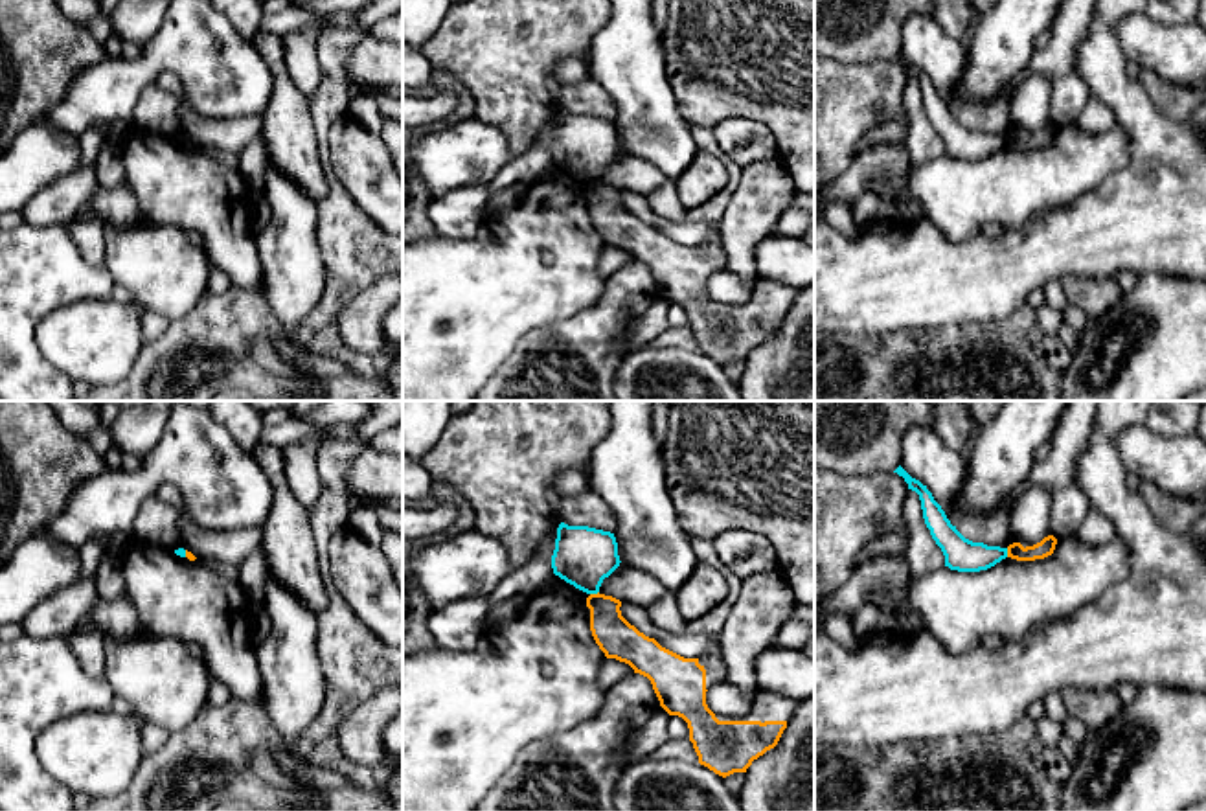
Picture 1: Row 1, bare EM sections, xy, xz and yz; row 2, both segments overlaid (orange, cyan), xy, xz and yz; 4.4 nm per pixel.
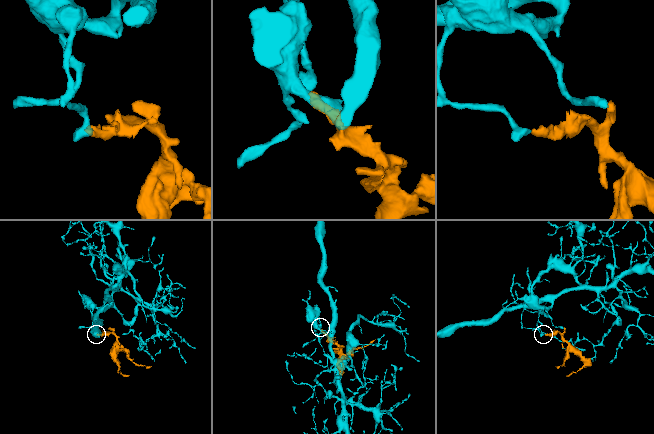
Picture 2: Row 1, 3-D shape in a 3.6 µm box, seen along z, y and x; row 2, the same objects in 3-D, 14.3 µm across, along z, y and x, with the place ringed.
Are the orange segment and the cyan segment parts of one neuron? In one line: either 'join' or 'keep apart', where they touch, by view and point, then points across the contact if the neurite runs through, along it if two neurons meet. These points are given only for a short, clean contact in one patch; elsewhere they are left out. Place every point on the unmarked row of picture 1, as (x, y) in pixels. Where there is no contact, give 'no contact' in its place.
keep apart; contact xz (594, 182); border xz (598, 179), (591, 182)

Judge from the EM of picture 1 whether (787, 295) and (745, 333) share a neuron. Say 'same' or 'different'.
same

